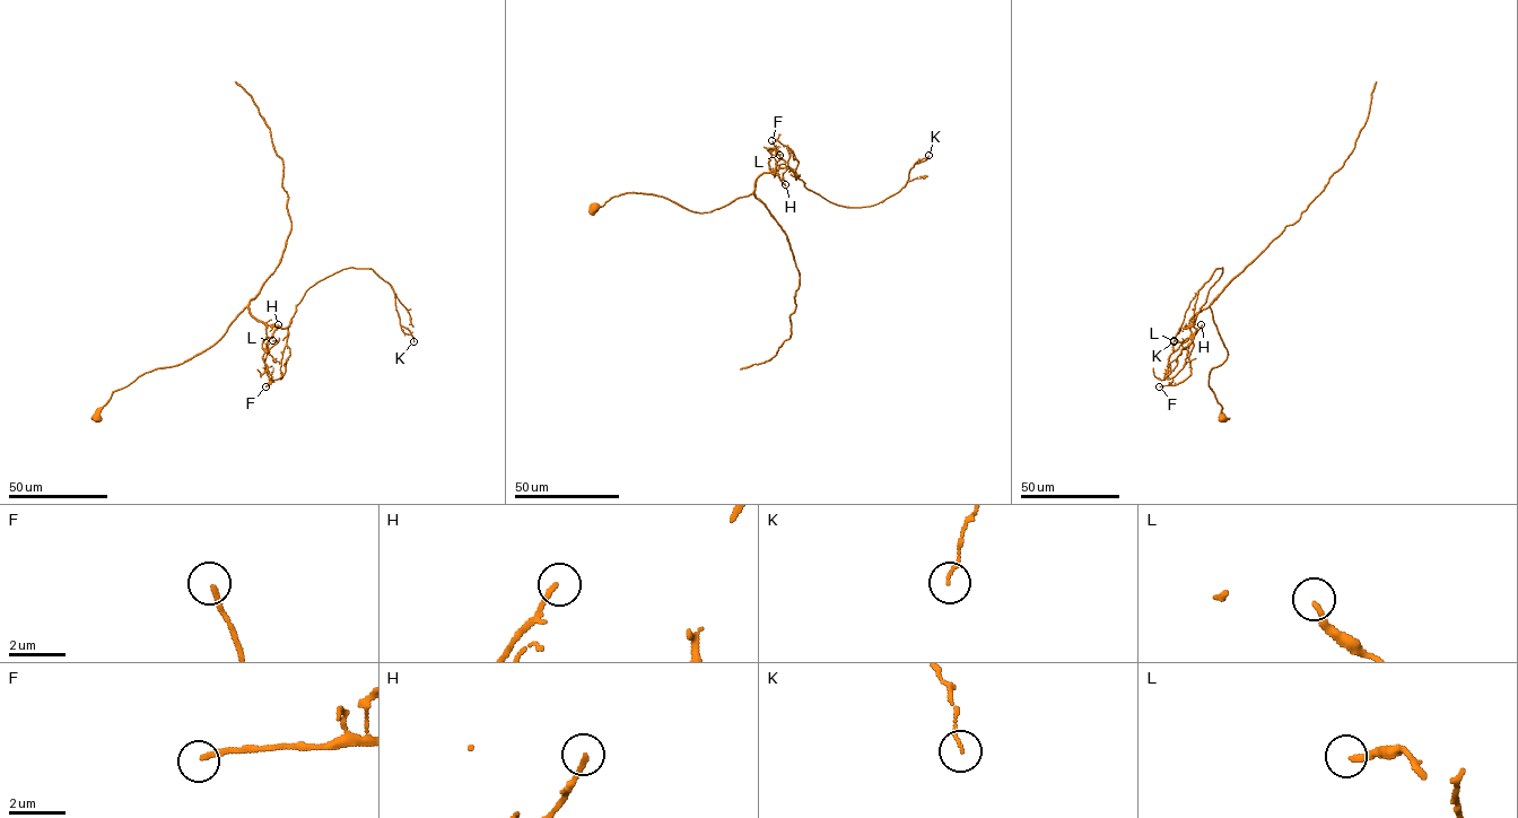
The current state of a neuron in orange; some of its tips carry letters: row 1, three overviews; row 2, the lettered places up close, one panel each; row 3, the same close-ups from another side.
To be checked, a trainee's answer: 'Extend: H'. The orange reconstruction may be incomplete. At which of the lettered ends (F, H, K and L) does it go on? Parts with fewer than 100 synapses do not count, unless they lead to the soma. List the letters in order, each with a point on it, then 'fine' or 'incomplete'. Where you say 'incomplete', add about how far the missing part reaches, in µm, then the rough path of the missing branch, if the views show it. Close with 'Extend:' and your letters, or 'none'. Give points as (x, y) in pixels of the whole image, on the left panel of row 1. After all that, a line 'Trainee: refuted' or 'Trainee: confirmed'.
F: (265, 386) | fine
H: (278, 324) | fine
K: (413, 341) | fine
L: (272, 340) | fine
Extend: none
Trainee: refuted

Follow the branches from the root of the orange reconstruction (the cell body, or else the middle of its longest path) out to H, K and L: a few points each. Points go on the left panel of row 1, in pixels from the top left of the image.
H: (96, 418), (114, 391), (147, 372), (179, 365), (212, 347), (246, 306), (265, 325), (268, 337), (278, 324)
K: (96, 418), (114, 391), (212, 347), (246, 306), (286, 328), (310, 287), (351, 267), (390, 285), (413, 341)
L: (96, 418), (114, 391), (212, 347), (246, 306), (265, 325), (269, 348), (278, 341), (272, 340)

